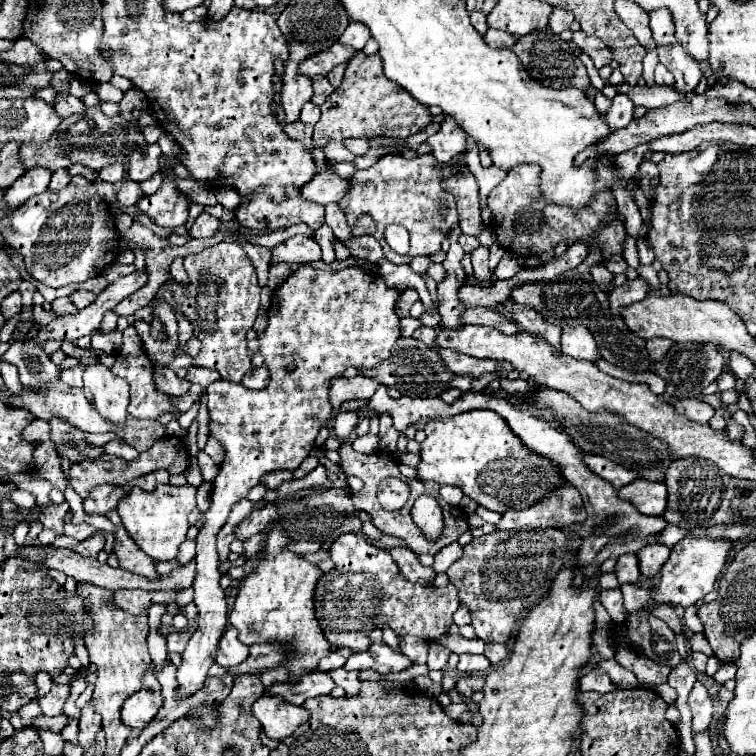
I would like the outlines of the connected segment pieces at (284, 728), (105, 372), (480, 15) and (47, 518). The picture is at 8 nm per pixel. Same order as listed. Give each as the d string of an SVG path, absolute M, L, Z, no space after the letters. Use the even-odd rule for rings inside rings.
M264 695L252 705L254 717L262 723L264 733L270 739L284 739L292 735L302 723L308 721L308 711L300 705L292 705L280 695Z
M88 365L84 371L84 395L90 405L110 423L124 425L128 417L128 383L104 365Z
M472 11L472 13L470 13L470 21L472 21L474 29L478 29L480 35L486 33L488 25L486 25L486 13L484 13L484 11Z
M66 501L56 507L42 507L40 521L46 529L52 529L60 537L60 535L64 535L64 513L69 509L69 504Z

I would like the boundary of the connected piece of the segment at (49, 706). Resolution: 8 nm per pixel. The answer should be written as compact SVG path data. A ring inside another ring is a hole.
M54 685L54 689L44 699L40 699L42 713L44 715L62 715L64 703L70 697L70 689L72 689L70 685Z

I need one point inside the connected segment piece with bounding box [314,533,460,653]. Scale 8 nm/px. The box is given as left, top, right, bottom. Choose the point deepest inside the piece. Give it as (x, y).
(366, 573)

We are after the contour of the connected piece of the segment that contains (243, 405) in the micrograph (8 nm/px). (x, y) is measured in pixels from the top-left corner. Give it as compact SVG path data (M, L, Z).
M300 265L290 277L274 291L272 305L268 309L268 327L264 331L264 339L260 341L260 353L264 355L264 363L270 371L270 383L264 389L246 389L242 383L216 381L206 387L208 391L208 435L214 437L226 451L226 457L220 465L220 471L214 479L212 503L204 513L204 523L196 537L196 579L194 579L194 603L198 607L198 627L192 633L186 651L182 653L182 665L178 667L178 697L188 697L196 693L208 675L208 669L214 665L214 655L218 649L218 639L222 637L228 625L228 605L224 589L220 587L220 571L218 571L218 549L216 535L222 525L228 521L232 507L248 497L250 489L256 487L262 475L272 471L298 469L298 465L310 455L314 447L314 439L318 431L330 425L332 405L330 405L330 385L332 379L342 377L348 367L370 369L390 357L392 345L400 339L400 325L396 315L398 291L384 285L382 277L370 273L362 267L344 267L340 271L322 271L310 265Z

